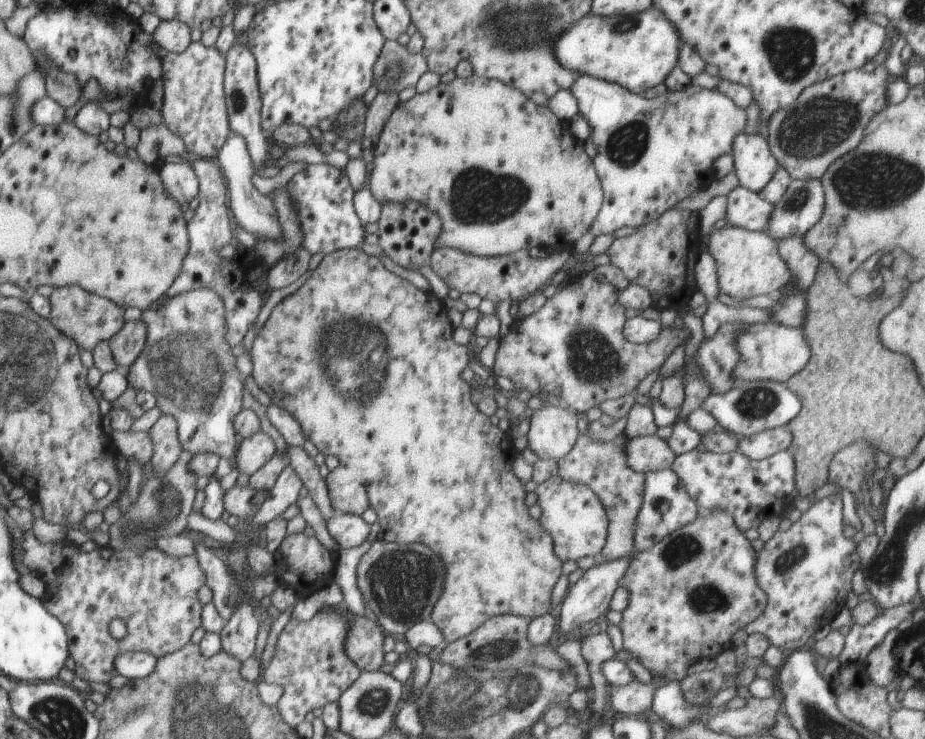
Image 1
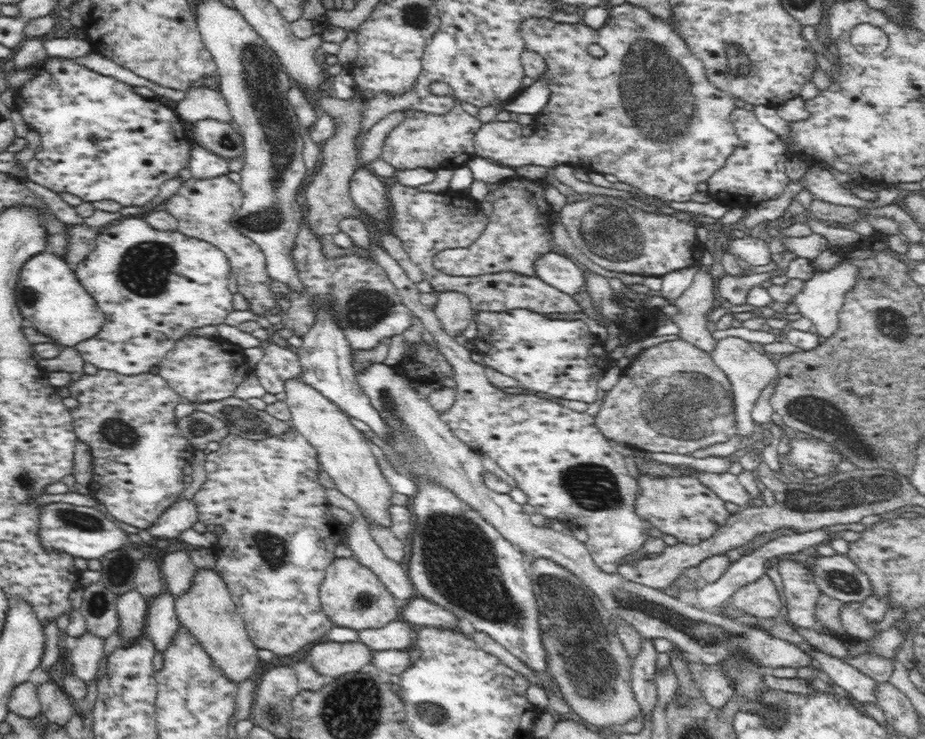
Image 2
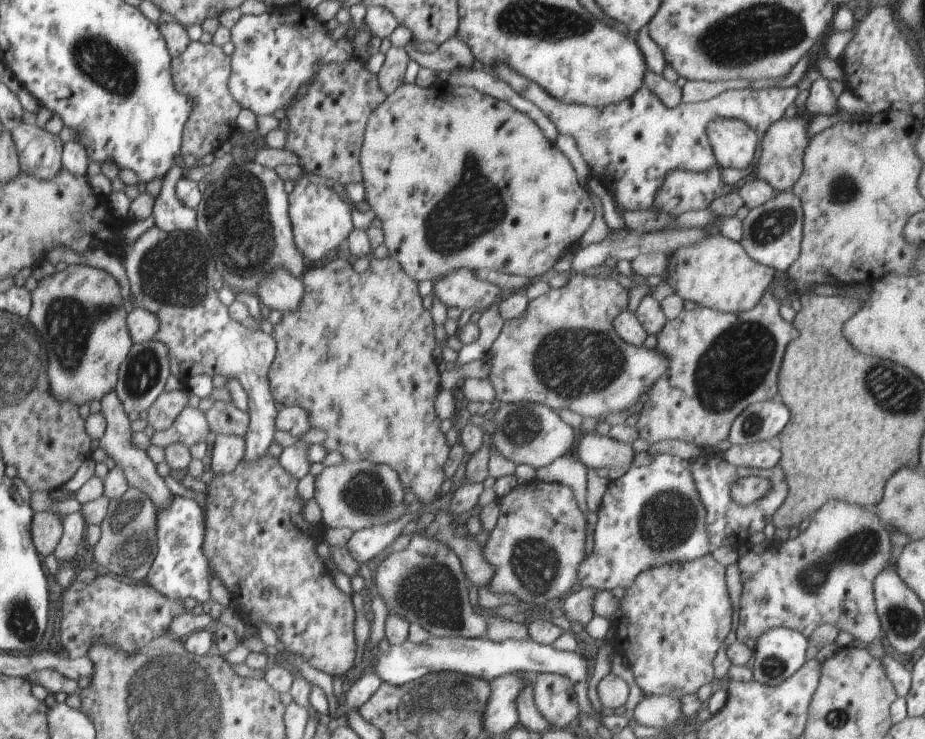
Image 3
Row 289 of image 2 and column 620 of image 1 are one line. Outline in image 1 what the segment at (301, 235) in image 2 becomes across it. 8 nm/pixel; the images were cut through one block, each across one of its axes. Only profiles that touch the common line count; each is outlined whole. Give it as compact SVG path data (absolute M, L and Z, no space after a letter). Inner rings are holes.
M592 271L586 273L585 275L586 276L584 276L584 278L570 282L566 288L562 288L560 292L556 292L554 296L547 298L544 306L542 306L538 312L534 312L534 314L522 319L515 320L515 322L510 326L510 332L505 337L501 338L501 346L496 351L495 362L491 370L493 378L496 376L506 376L514 383L515 392L513 395L523 396L527 399L538 396L541 393L547 396L549 396L549 394L554 394L557 398L563 398L570 406L570 409L576 411L580 416L585 416L588 410L596 406L599 407L607 400L616 400L616 398L622 398L622 396L633 394L638 384L640 384L640 382L644 380L646 376L654 371L660 370L660 368L662 368L664 365L664 361L674 352L674 350L682 345L686 346L688 340L692 336L691 332L687 330L686 327L680 330L674 325L664 328L662 332L660 332L660 336L658 336L655 341L640 345L637 345L636 343L630 343L623 333L624 324L627 318L624 316L626 309L622 306L622 304L620 304L618 299L619 290L607 280L604 282L599 282L596 279L597 276L594 276Z

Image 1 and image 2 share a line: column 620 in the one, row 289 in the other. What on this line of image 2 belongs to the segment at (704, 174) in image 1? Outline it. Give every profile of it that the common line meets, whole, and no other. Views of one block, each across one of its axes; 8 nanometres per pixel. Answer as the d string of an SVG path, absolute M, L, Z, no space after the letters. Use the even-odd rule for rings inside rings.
M126 216L119 224L110 224L97 236L94 250L73 269L105 317L98 335L74 346L84 361L98 369L128 376L152 372L178 340L191 330L224 323L233 310L233 294L228 289L231 268L226 254L216 246L180 231L158 231L146 219Z

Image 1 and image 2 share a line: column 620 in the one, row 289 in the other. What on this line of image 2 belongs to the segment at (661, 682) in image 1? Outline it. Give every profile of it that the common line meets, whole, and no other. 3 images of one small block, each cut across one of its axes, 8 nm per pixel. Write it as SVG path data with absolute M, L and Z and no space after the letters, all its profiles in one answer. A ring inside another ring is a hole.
M697 270L689 287L674 301L678 313L668 318L680 327L678 338L711 354L717 340L712 337L712 325L706 317L717 301L717 297L714 295L714 277L710 271Z

